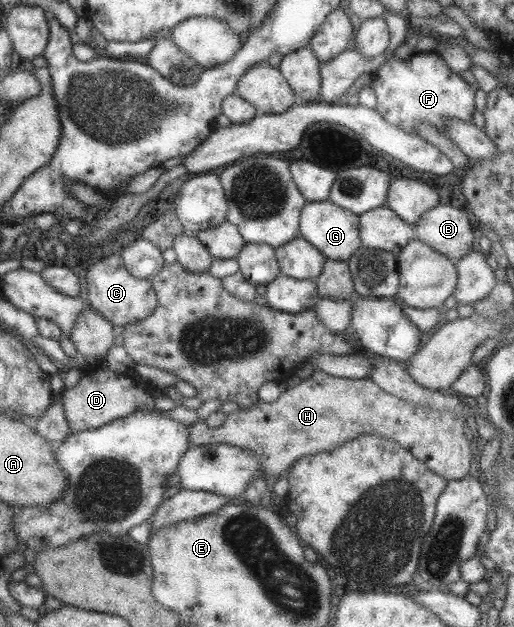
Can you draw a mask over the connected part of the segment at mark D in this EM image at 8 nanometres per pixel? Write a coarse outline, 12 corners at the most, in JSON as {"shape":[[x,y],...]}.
{"shape":[[109,368],[61,392],[70,432],[152,407],[154,389]]}

